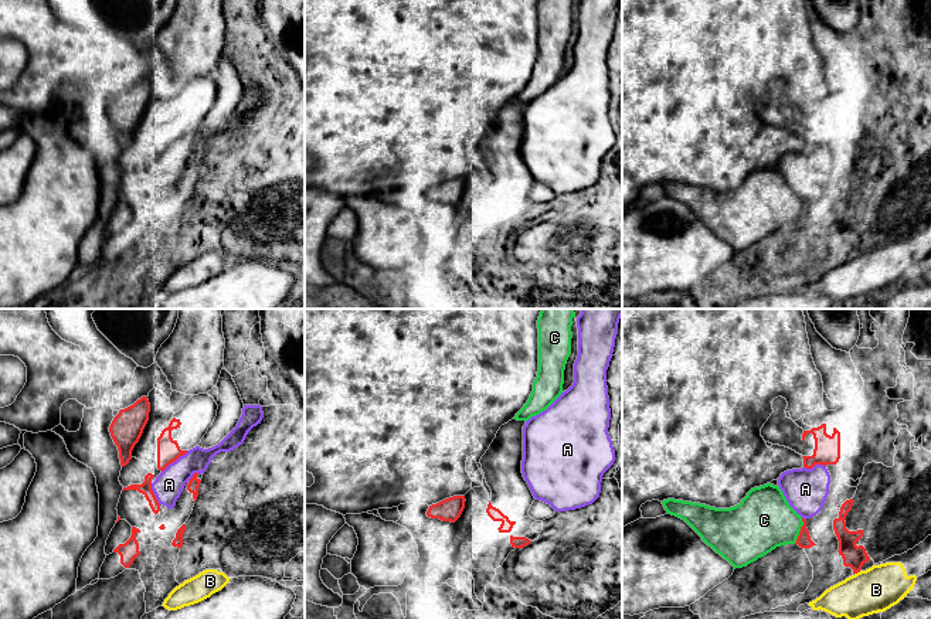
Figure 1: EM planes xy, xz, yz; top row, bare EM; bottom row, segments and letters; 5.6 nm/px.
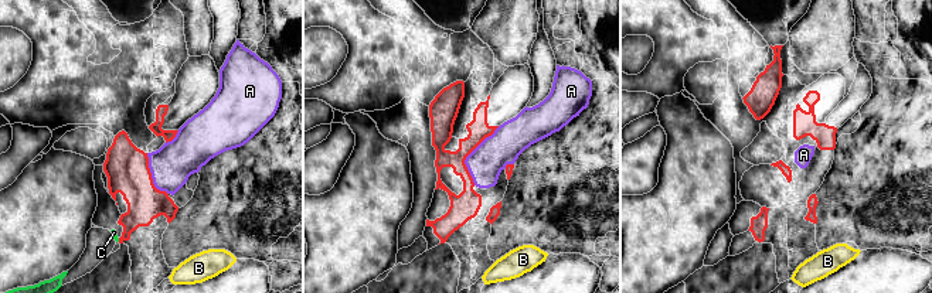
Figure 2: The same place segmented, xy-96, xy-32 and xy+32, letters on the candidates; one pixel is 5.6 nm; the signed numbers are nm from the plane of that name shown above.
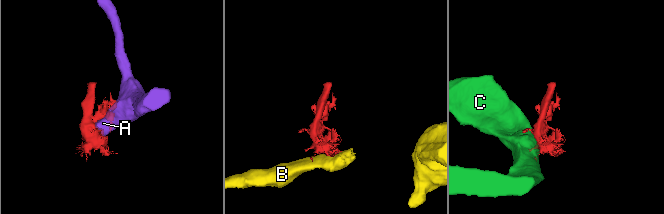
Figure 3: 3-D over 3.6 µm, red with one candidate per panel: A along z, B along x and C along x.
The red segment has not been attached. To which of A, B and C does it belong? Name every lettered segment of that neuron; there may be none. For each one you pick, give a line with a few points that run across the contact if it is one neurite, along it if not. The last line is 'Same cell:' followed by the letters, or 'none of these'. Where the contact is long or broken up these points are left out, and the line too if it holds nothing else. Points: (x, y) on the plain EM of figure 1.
Same cell: none of these

